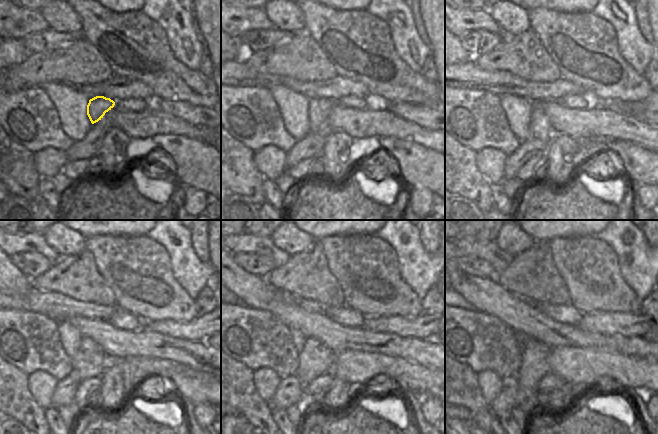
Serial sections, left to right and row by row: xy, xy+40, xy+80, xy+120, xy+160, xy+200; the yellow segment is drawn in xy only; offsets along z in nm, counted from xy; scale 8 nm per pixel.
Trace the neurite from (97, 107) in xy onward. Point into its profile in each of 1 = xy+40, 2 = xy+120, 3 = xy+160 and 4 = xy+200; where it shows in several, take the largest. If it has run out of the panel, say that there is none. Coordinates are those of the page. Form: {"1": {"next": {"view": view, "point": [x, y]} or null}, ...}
{"1": {"next": {"view": "xy+40", "point": [319, 108]}}, "2": {"next": {"view": "xy+120", "point": [90, 361]}}, "3": {"next": {"view": "xy+160", "point": [315, 359]}}, "4": {"next": {"view": "xy+200", "point": [534, 366]}}}

